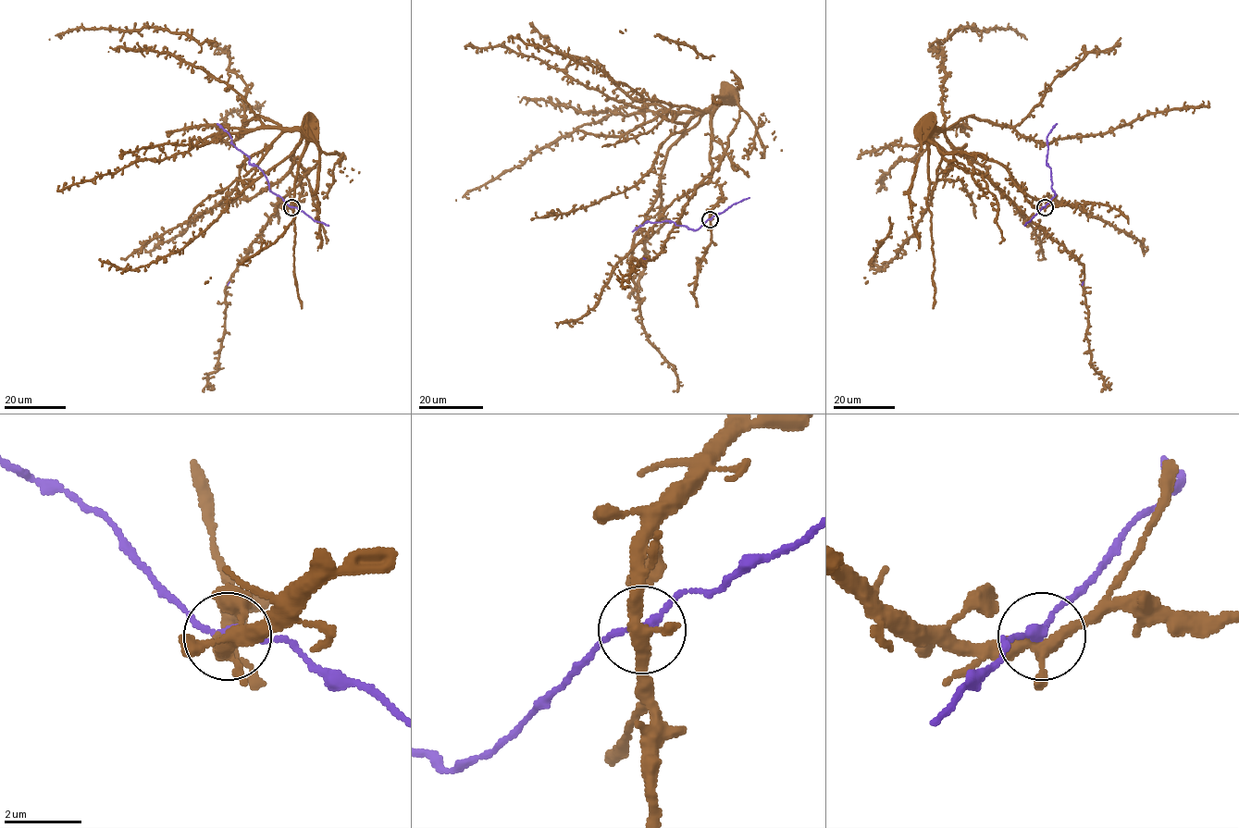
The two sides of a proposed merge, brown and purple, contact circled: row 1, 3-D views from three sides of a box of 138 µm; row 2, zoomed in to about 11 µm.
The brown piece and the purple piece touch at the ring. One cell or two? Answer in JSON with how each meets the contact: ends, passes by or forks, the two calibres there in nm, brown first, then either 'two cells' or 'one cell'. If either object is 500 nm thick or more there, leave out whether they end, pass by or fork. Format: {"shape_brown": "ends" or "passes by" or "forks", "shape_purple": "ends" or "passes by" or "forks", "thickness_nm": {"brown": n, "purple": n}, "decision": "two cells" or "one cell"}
{"shape_brown": "forks", "shape_purple": "passes by", "thickness_nm": {"brown": 320, "purple": 220}, "decision": "one cell"}

